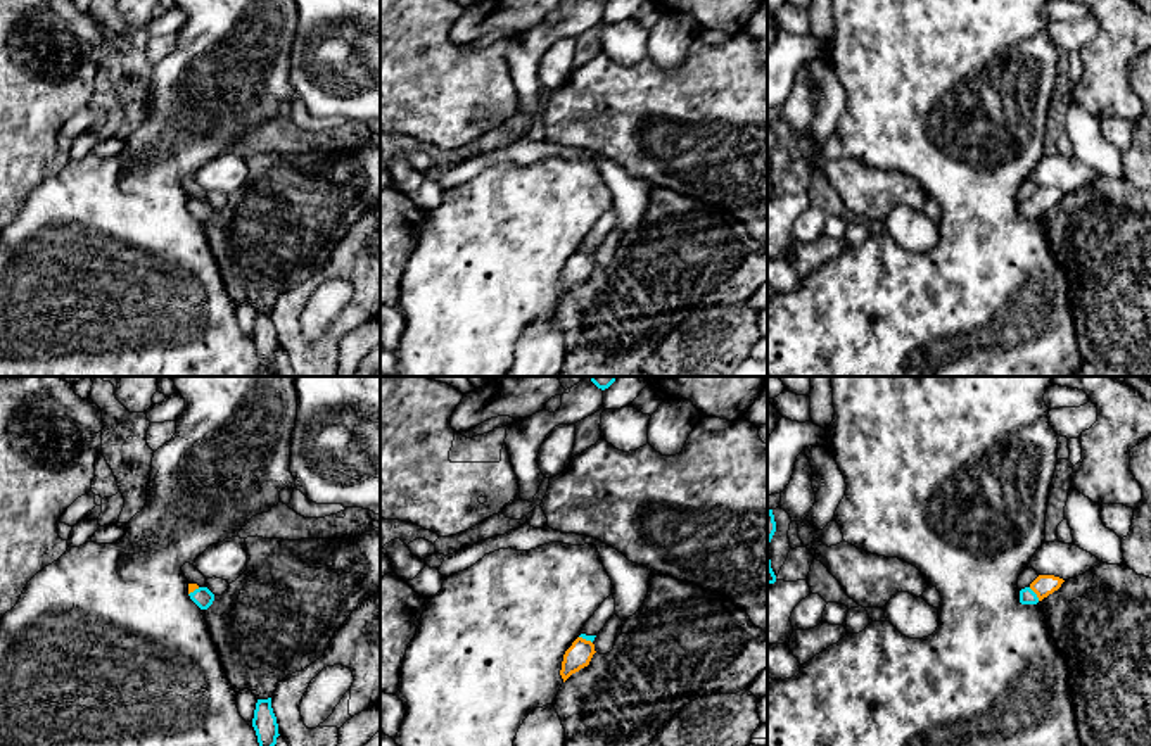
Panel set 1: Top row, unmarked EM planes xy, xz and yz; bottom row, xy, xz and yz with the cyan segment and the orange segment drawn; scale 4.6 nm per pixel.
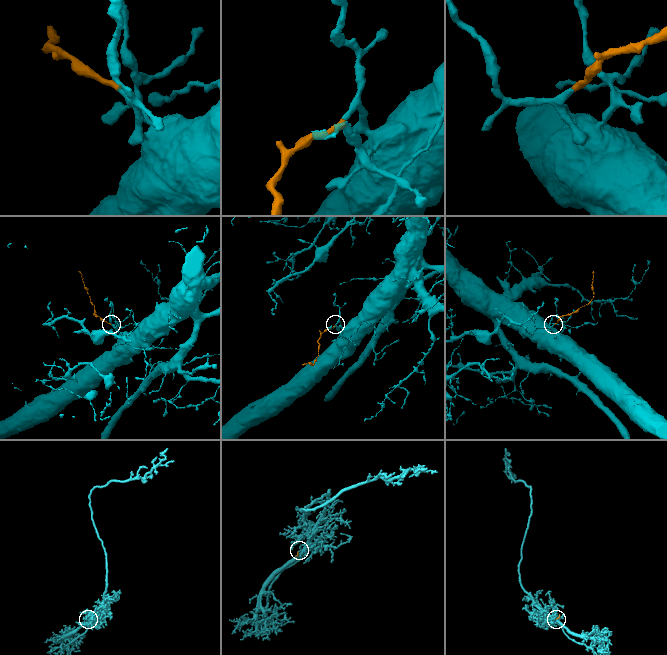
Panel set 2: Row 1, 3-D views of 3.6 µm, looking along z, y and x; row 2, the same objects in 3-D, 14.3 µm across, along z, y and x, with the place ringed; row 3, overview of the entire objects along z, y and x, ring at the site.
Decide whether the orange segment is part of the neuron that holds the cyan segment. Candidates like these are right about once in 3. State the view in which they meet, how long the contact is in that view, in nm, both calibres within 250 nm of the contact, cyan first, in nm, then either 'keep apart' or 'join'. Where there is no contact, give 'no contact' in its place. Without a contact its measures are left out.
meets cyan in yz; contact 80 nm long; 80 nm thick on the cyan side, 100 nm on the other; join

